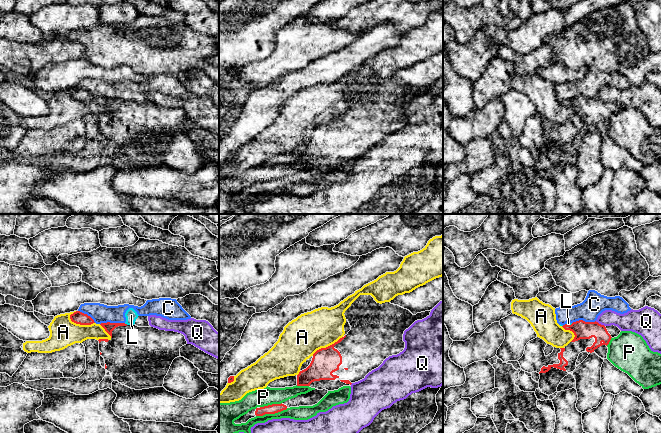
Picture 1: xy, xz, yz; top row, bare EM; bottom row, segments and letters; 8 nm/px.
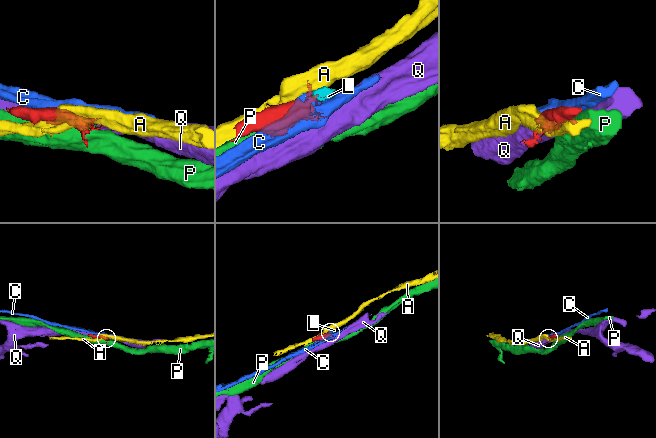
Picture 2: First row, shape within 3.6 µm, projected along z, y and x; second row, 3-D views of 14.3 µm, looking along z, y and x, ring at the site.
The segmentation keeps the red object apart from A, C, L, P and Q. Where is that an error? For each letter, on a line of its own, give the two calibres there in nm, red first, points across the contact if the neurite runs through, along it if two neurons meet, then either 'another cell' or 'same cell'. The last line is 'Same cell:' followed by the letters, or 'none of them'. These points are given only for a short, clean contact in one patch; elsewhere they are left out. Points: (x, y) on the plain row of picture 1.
A: 100 nm thick on the red side, 220 nm on the other; another cell
C: 80 nm thick on the red side, 160 nm on the other; another cell
L: 80 nm thick on the red side, 100 nm on the other; border along xy (124, 99), (127, 100); another cell
P: 80 nm thick on the red side, 140 nm on the other; another cell
Q: 140 nm thick on the red side, 160 nm on the other; border along yz (595, 97), (604, 102); another cell
Same cell: none of them

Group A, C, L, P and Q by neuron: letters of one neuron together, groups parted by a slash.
A / C L / P / Q

